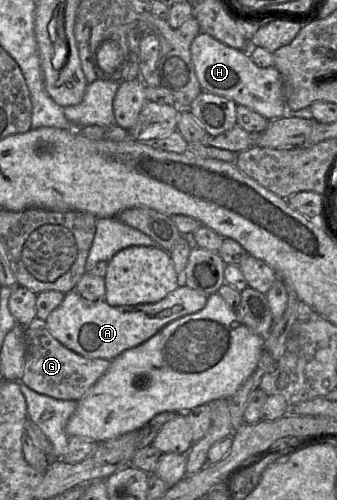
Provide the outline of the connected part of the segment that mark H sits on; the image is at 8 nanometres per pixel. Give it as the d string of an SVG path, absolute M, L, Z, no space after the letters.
M200 33L194 39L190 52L203 91L248 107L267 120L282 118L288 112L282 78L274 66L261 68L244 52L229 47L205 33Z

